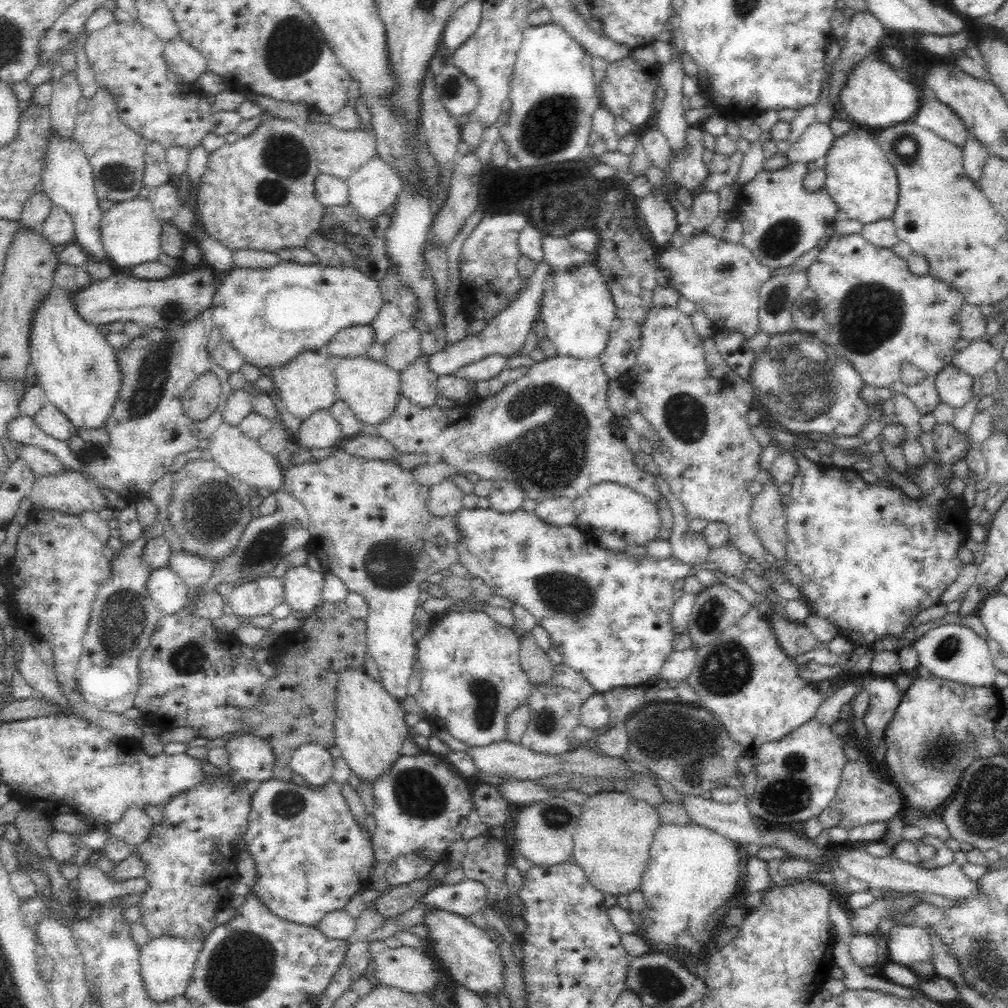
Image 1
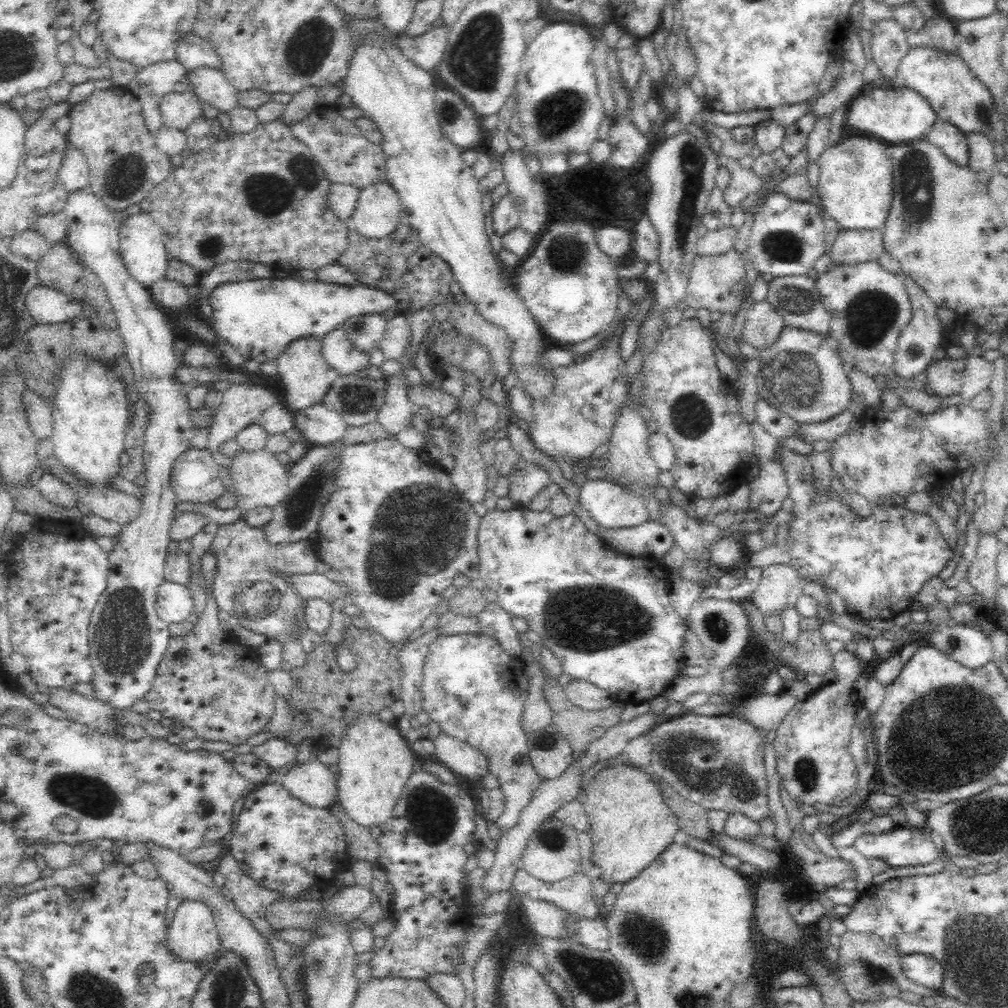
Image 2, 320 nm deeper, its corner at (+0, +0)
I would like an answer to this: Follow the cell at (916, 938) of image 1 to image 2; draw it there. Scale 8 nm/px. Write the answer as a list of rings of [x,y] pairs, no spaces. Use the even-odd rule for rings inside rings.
[[[905,954],[901,958],[903,973],[916,984],[940,991],[943,985],[942,965],[931,955]]]

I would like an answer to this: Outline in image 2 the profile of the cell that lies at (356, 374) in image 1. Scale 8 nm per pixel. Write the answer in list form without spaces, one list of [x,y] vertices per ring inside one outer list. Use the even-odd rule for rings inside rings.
[[[344,324],[321,339],[326,363],[341,375],[364,374],[369,366],[369,355],[355,348],[348,338]]]

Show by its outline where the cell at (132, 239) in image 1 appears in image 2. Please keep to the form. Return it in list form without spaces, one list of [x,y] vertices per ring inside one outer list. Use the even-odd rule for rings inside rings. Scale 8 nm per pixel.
[[[142,212],[128,216],[119,226],[119,251],[130,276],[142,286],[150,288],[166,276],[169,258],[163,242],[162,227],[150,213]]]

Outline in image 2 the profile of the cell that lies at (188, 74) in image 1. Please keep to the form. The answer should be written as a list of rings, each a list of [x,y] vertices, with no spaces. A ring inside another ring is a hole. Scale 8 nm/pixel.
[[[202,67],[188,73],[192,91],[204,104],[213,106],[220,114],[229,114],[239,105],[239,91],[228,83],[220,69]]]

